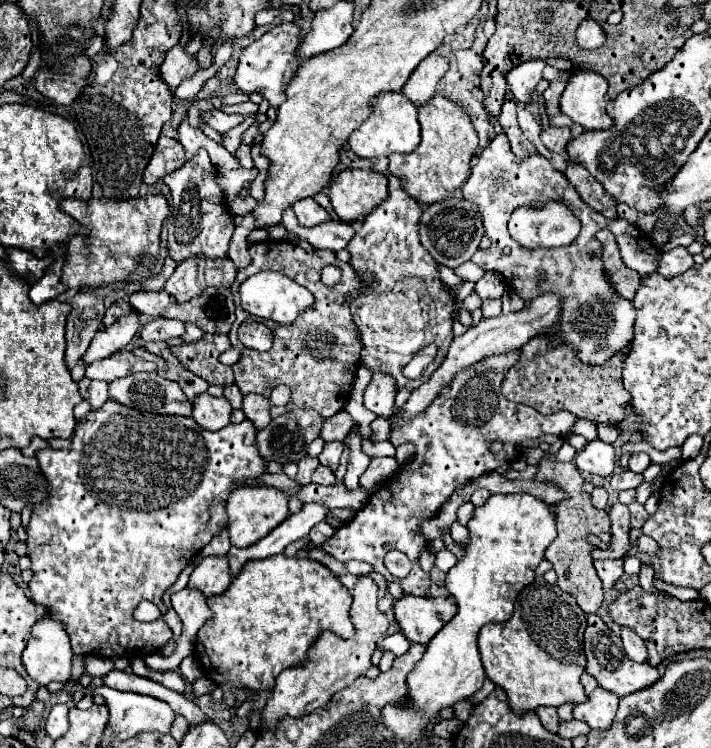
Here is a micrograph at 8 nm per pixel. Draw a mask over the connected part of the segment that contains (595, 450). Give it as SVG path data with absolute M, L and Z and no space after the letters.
M592 440L576 456L576 466L586 474L610 476L614 472L614 448L602 440Z

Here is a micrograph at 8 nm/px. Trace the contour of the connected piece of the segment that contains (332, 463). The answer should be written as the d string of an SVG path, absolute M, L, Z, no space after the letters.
M326 442L320 456L318 456L318 460L320 460L320 464L336 470L340 454L342 454L342 442Z

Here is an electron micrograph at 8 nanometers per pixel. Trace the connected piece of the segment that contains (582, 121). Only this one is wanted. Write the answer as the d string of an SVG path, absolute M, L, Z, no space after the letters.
M576 68L560 96L560 112L584 130L606 130L614 122L606 114L608 82L596 72Z

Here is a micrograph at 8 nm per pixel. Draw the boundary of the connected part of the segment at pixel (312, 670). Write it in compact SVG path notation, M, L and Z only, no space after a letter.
M358 576L358 582L352 590L352 610L350 618L356 628L356 634L348 640L338 638L332 632L322 632L308 650L308 658L300 666L286 668L278 678L270 700L262 710L262 726L274 728L274 724L284 716L306 716L316 708L324 708L330 702L330 696L350 686L358 676L362 676L370 666L370 656L376 650L376 642L386 636L388 618L376 606L378 586L370 576Z

